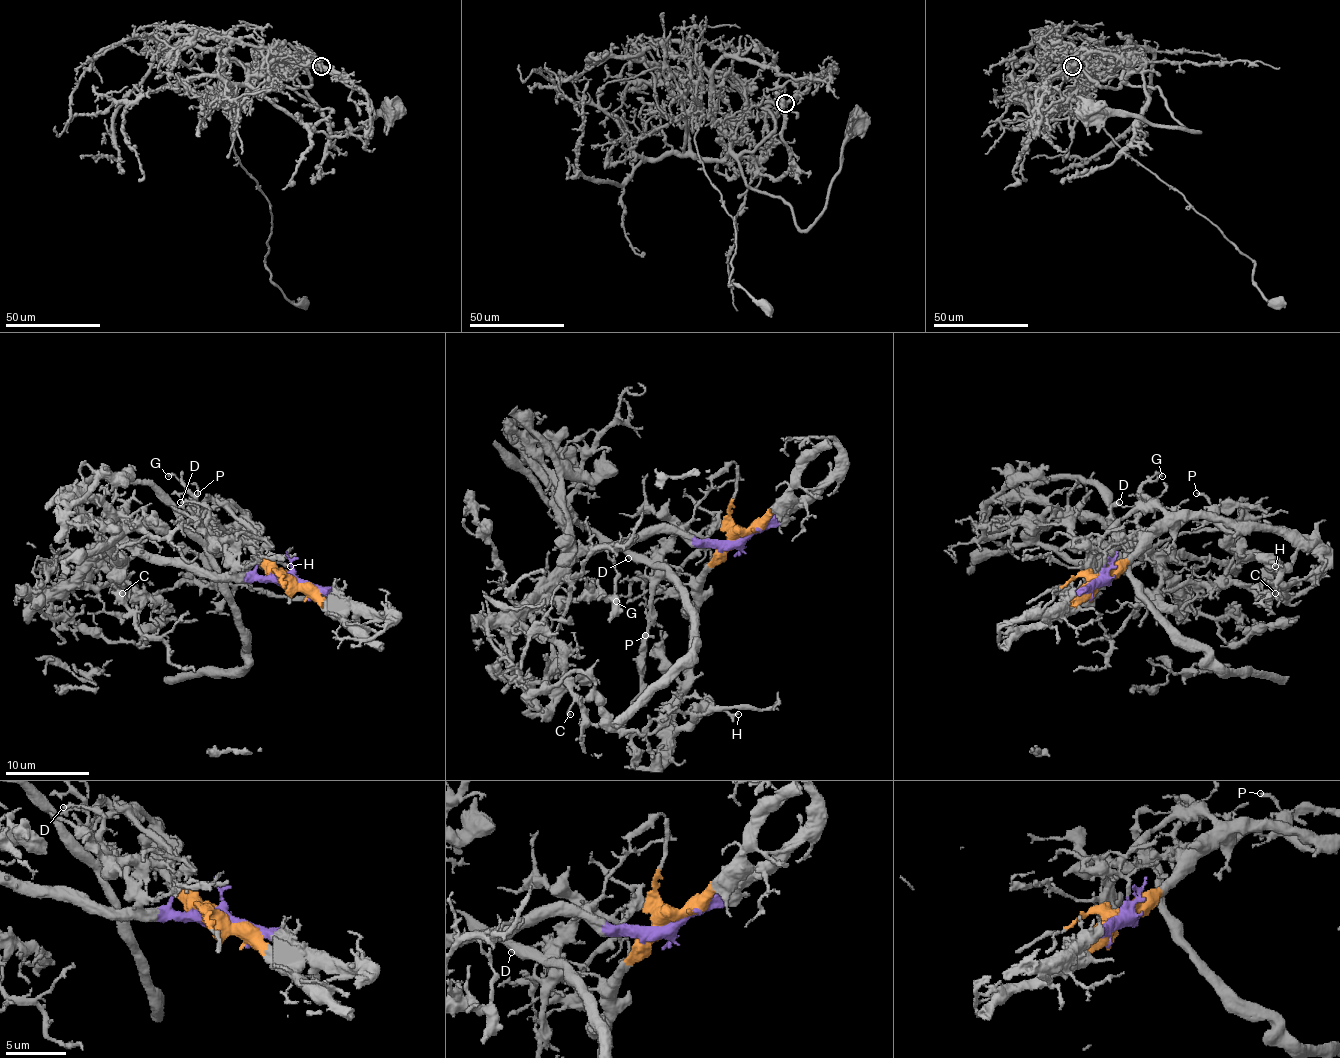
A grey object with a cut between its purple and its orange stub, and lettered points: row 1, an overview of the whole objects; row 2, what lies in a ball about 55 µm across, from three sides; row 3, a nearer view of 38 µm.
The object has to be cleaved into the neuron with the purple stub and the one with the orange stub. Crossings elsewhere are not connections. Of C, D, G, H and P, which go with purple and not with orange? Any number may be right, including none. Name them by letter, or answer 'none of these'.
C, D, G, P

